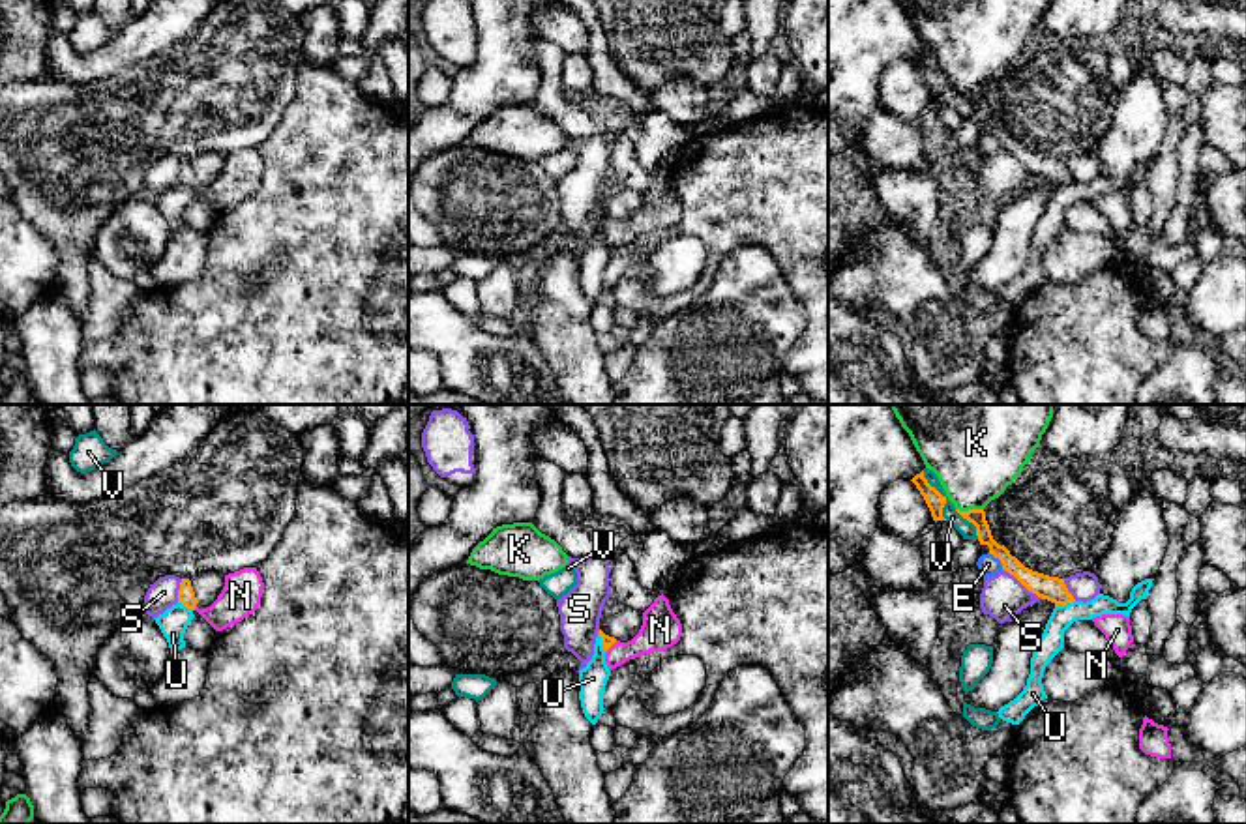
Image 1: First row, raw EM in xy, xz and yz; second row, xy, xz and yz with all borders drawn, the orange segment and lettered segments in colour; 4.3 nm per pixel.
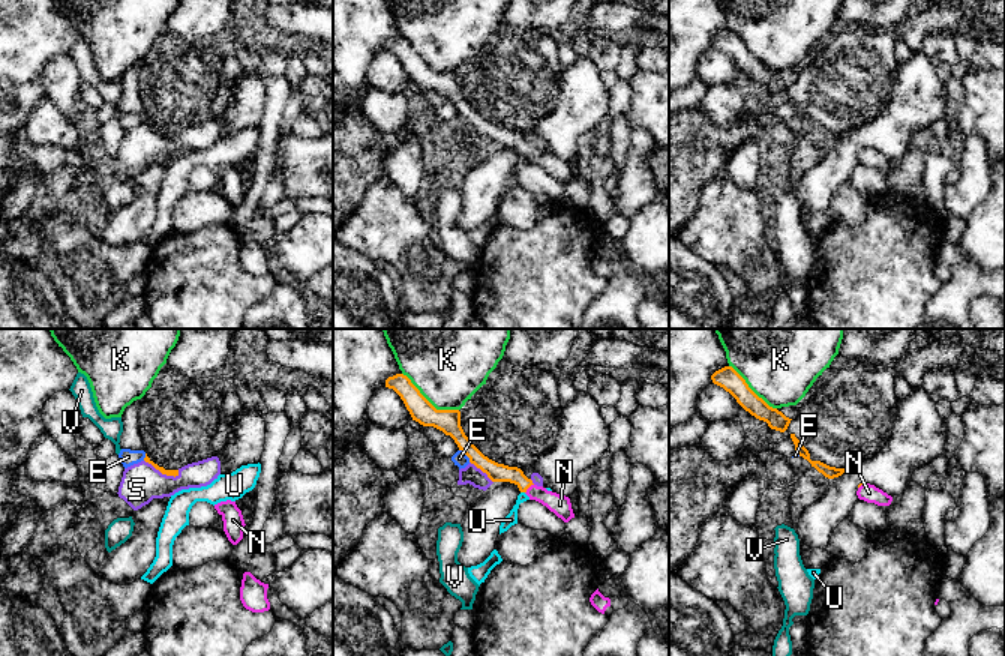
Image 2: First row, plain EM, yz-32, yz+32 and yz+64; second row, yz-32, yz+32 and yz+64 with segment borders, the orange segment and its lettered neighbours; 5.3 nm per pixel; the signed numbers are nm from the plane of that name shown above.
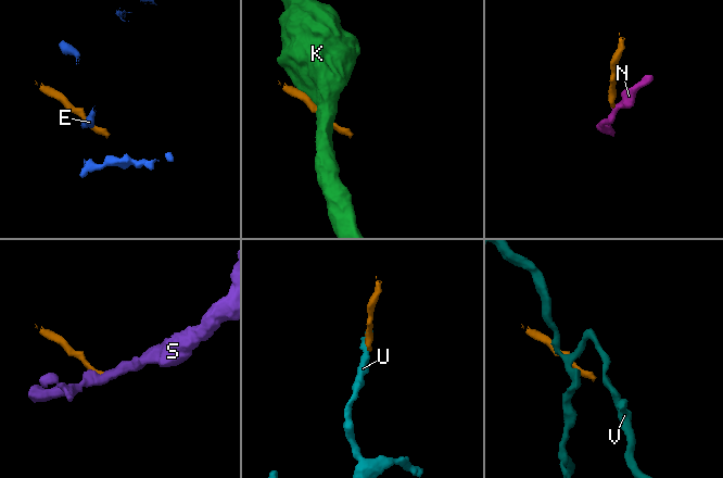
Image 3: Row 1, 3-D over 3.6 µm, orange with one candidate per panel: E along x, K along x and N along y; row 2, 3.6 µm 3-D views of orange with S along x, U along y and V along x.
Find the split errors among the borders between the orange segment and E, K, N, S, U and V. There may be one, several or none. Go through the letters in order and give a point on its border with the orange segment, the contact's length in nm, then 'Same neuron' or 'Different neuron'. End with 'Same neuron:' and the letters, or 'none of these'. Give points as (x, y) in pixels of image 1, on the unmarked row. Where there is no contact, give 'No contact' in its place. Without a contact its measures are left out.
E: Touches orange at yz (997, 137). Shared border 100 nm. Different neuron
K: Touches orange at yz (969, 90). Shared border 120 nm. Different neuron
N: Touches orange at xy (195, 186). Shared border 30 nm. Same neuron
S: Touches orange at yz (1023, 165). Shared border 220 nm. Different neuron
U: Touches orange at yz (1065, 184). Shared border 90 nm. Different neuron
V: Touches orange at yz (941, 75). Shared border 240 nm. Different neuron
Same neuron: N

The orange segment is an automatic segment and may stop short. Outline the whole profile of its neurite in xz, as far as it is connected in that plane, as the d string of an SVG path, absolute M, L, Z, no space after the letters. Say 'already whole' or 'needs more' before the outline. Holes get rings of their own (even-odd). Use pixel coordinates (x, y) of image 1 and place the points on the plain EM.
needs more; M661 174L643 193L643 206L631 221L620 223L601 210L600 217L605 230L605 243L613 251L630 240L650 232L663 232L676 225L682 217L682 204L673 193L669 180Z

